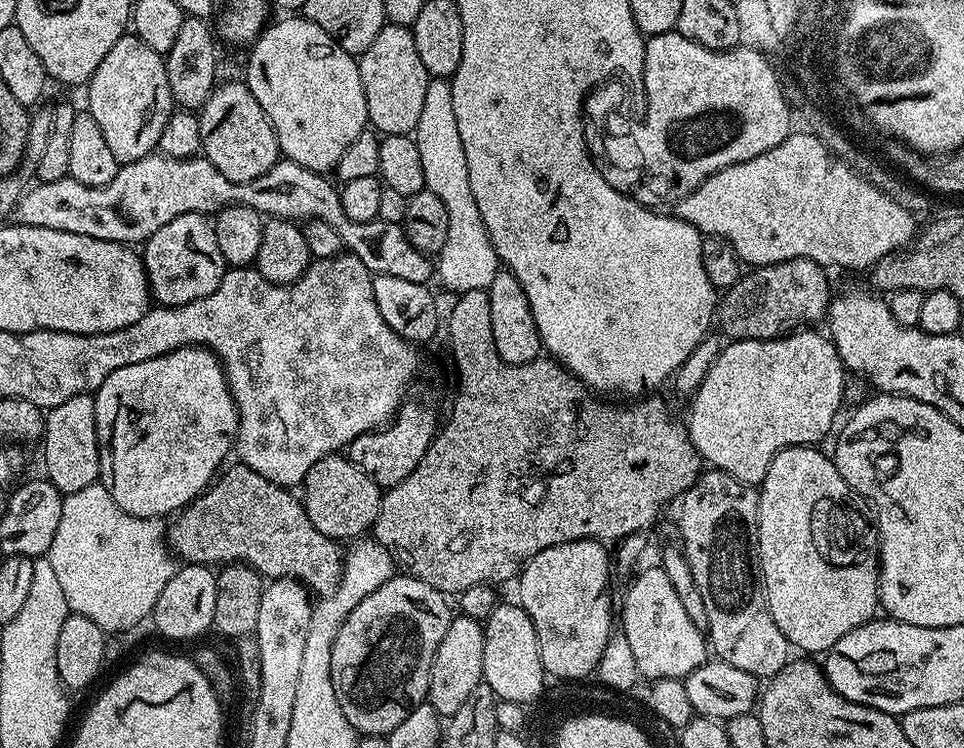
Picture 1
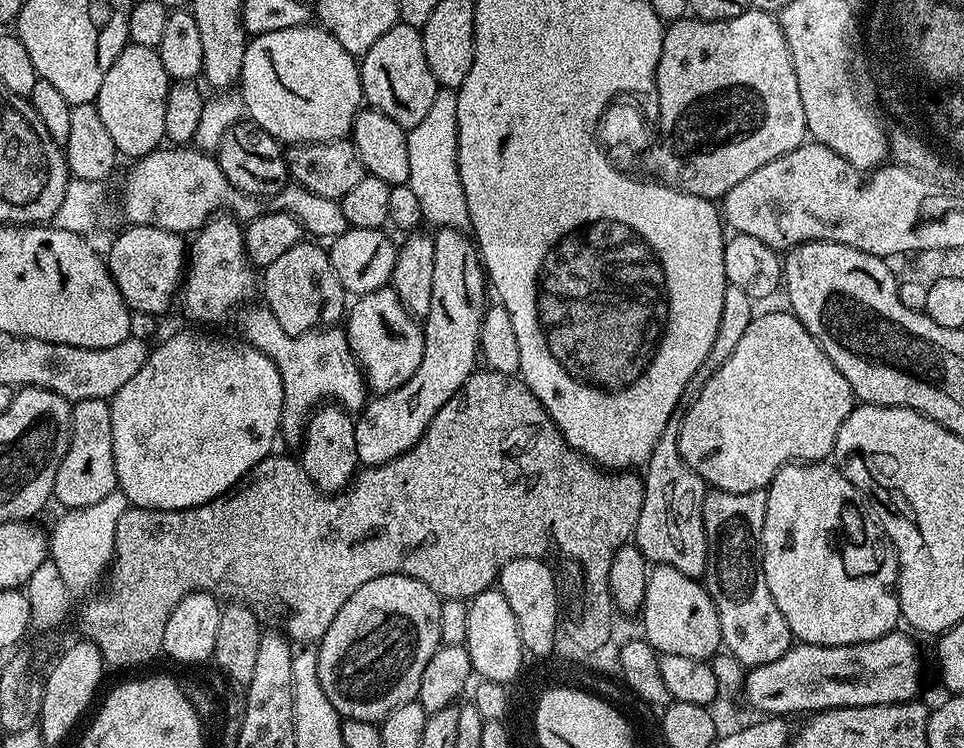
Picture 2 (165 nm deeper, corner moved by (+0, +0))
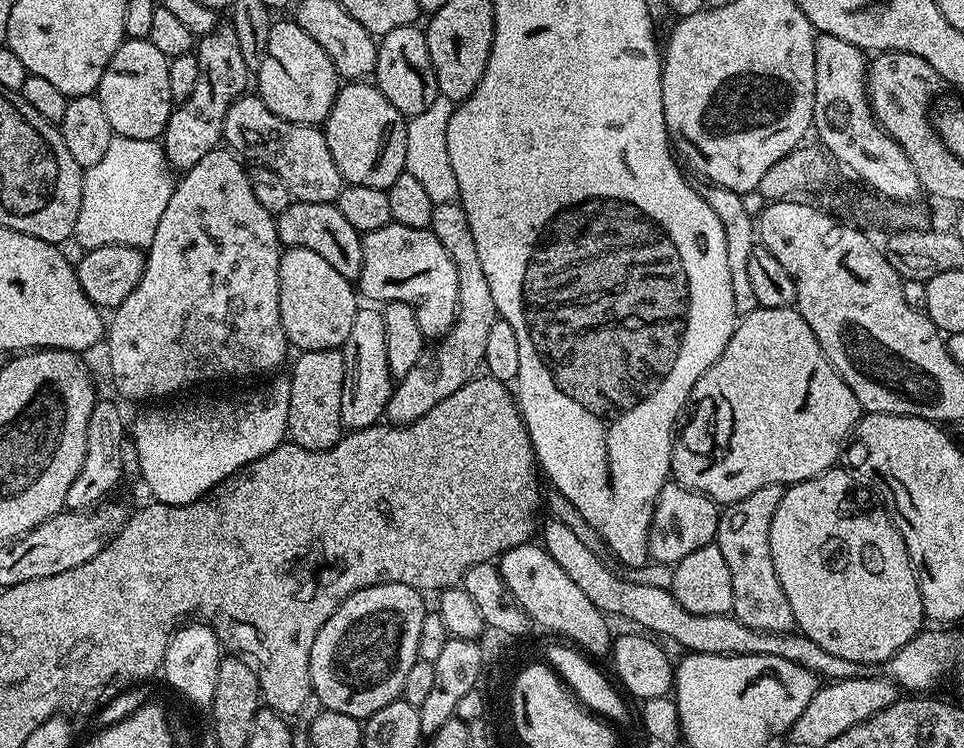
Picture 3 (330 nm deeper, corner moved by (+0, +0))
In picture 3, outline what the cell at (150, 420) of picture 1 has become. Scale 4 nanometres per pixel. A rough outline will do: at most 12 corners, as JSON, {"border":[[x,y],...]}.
{"border":[[290,379],[148,406],[130,444],[151,499],[189,504],[285,443]]}

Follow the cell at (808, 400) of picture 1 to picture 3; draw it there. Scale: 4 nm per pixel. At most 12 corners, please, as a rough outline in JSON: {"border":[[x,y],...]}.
{"border":[[795,307],[690,390],[675,483],[720,506],[839,461],[858,398]]}

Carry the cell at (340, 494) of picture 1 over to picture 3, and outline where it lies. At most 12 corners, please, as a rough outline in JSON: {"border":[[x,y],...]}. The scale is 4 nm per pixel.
{"border":[[300,352],[290,371],[291,443],[333,448],[344,354]]}

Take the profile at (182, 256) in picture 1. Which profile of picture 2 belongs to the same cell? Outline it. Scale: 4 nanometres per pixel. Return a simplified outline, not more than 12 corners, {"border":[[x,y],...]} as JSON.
{"border":[[133,224],[106,251],[133,313],[171,306],[186,271],[181,233]]}

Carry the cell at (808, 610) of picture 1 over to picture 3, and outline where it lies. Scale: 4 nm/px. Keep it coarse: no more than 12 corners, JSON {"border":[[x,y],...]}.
{"border":[[833,466],[785,487],[796,628],[880,666],[925,627],[889,509]]}

